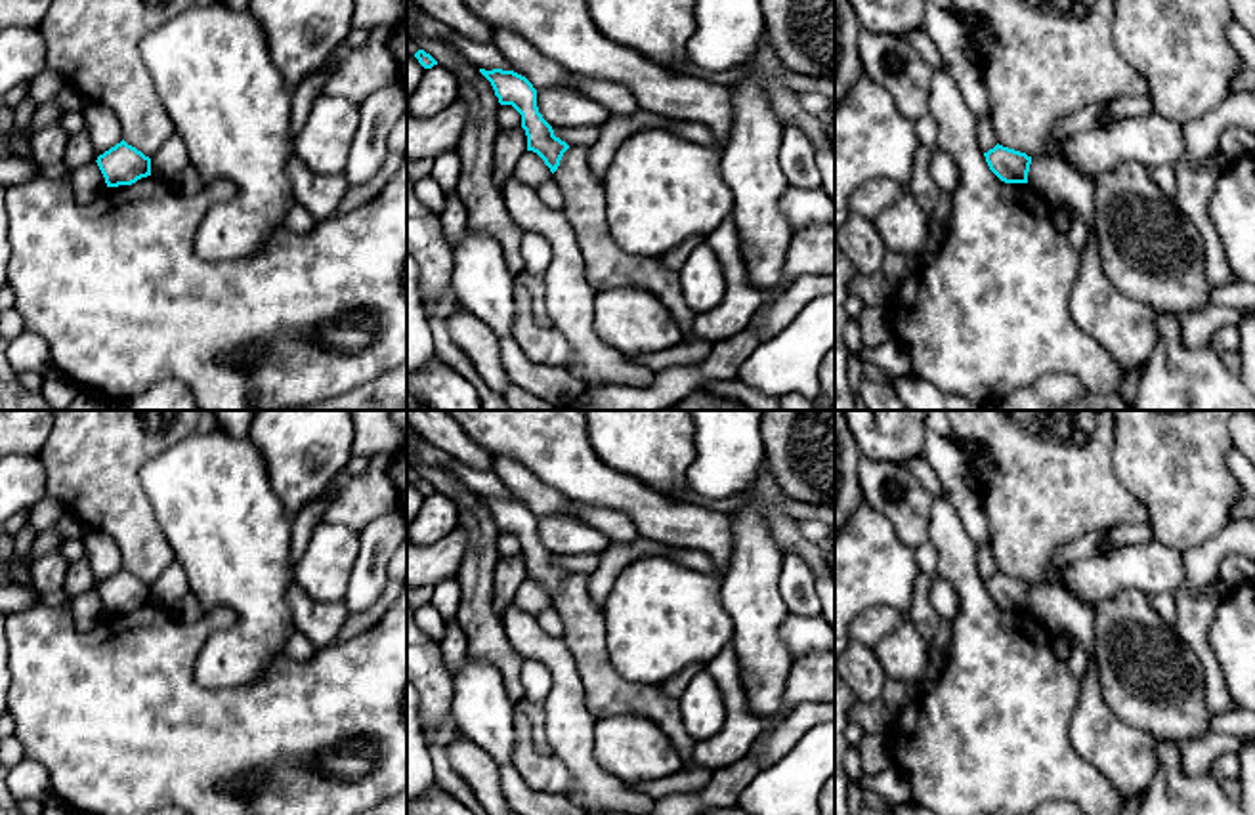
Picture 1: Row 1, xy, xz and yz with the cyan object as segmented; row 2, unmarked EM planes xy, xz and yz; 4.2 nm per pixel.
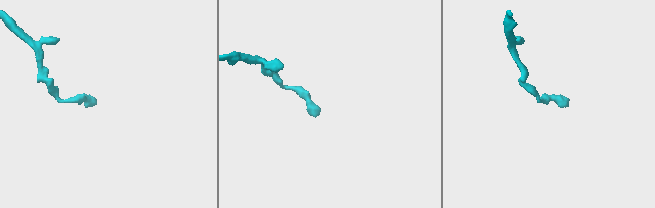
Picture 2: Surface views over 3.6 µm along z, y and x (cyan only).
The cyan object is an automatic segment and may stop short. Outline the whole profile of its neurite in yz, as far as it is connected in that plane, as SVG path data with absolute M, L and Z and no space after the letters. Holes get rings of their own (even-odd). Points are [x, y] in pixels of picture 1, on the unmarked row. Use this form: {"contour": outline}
{"contour": "M995 573L984 580L989 597L1005 611L1028 611L1032 584L1026 580Z"}

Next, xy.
{"contour": "M124 567L97 584L107 615L132 613L151 603L151 586Z"}

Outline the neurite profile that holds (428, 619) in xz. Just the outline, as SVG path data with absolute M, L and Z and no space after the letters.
M426 603L418 609L415 609L415 618L416 618L418 628L424 634L428 634L436 641L441 639L441 636L445 632L445 620L432 603Z

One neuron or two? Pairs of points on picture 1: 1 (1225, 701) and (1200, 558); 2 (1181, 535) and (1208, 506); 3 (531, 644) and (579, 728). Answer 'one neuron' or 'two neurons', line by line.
1: one neuron
2: one neuron
3: one neuron

